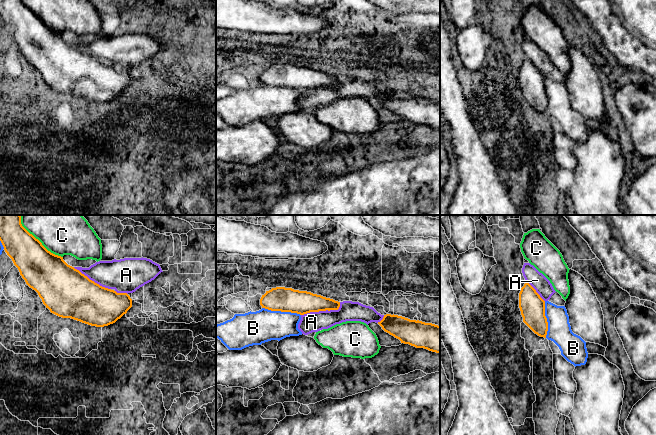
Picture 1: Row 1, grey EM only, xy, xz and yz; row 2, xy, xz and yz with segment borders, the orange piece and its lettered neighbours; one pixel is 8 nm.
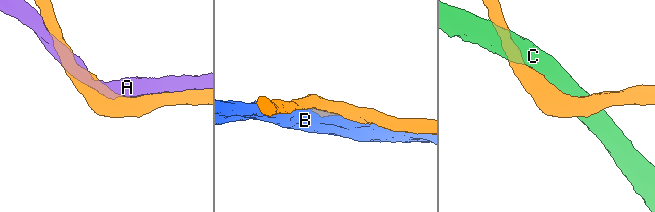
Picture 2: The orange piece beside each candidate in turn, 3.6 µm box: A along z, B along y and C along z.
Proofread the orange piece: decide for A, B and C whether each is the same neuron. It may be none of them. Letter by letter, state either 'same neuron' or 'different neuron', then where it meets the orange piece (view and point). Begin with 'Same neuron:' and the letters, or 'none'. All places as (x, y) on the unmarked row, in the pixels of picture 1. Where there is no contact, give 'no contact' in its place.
Same neuron: none
A: different neuron; contact xz (322, 86)
B: different neuron; contact xz (281, 87)
C: different neuron; contact xy (41, 20)

